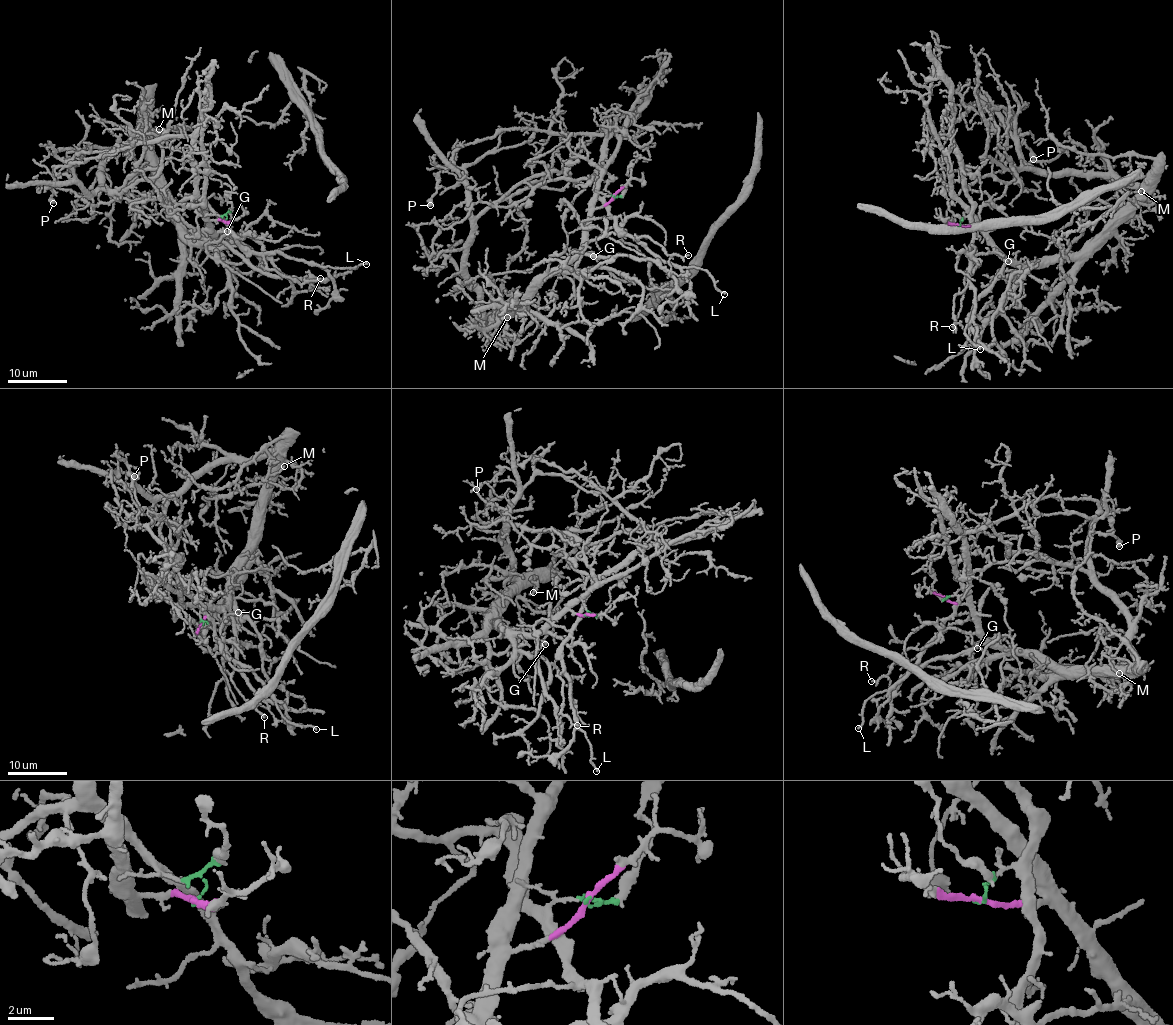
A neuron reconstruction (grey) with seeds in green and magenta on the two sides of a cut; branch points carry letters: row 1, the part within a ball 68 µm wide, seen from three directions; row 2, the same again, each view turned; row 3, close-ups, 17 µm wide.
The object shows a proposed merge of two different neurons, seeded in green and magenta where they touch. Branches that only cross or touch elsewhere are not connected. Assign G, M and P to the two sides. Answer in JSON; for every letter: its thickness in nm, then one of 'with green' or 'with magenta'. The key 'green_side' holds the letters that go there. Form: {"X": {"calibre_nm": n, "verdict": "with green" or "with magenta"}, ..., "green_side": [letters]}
{"G": {"calibre_nm": 120, "verdict": "with magenta"}, "M": {"calibre_nm": 120, "verdict": "with magenta"}, "P": {"calibre_nm": 500, "verdict": "with green"}, "green_side": ["P"]}

